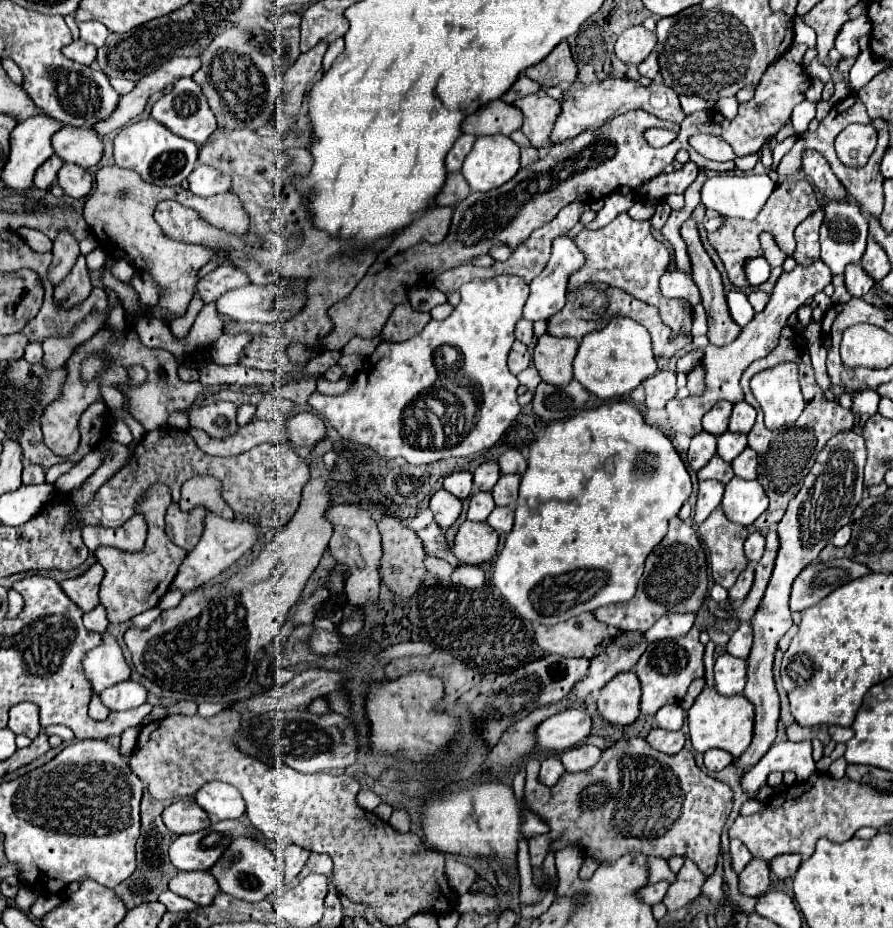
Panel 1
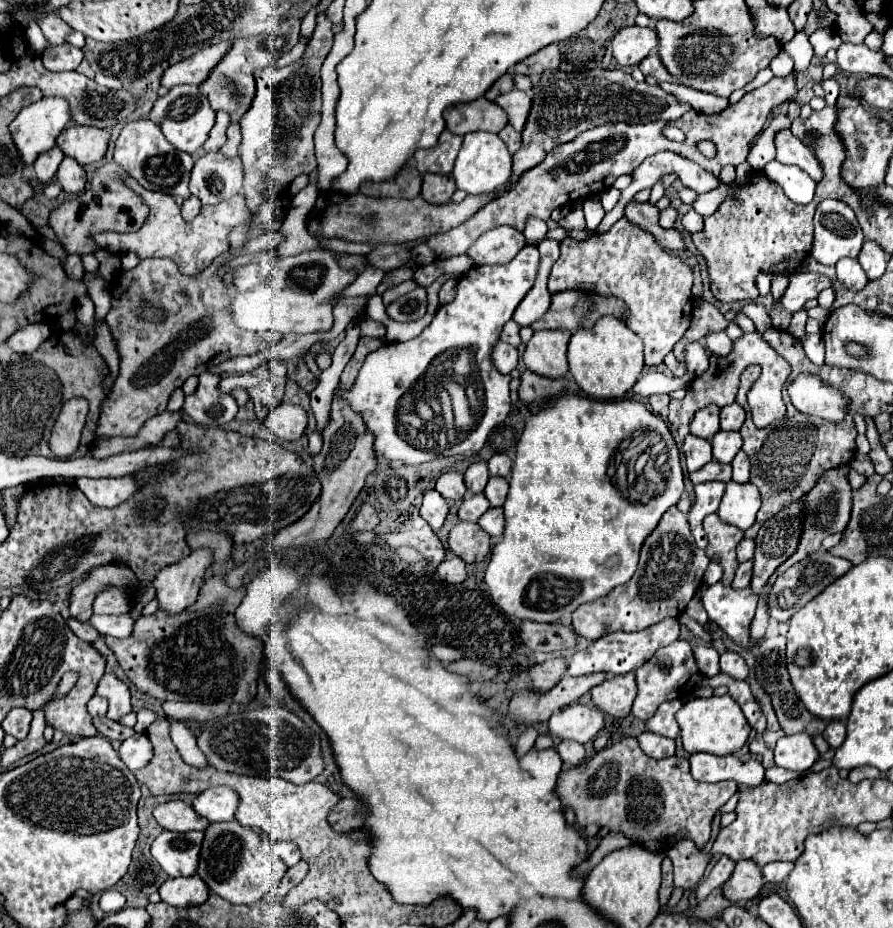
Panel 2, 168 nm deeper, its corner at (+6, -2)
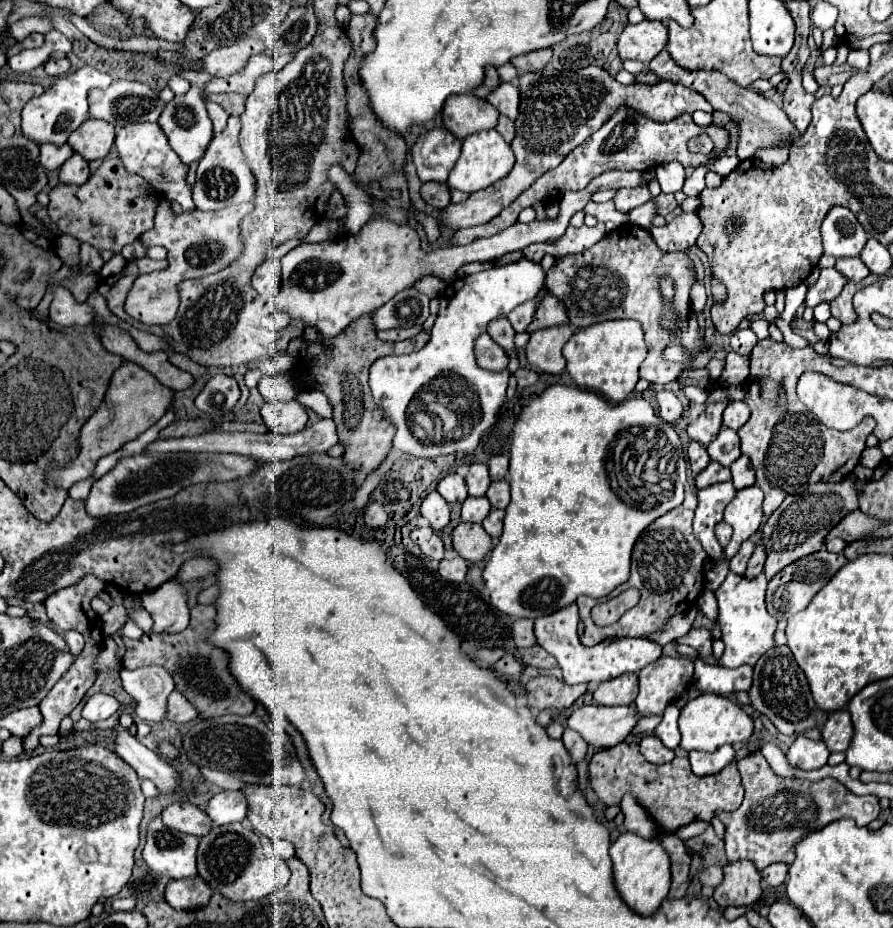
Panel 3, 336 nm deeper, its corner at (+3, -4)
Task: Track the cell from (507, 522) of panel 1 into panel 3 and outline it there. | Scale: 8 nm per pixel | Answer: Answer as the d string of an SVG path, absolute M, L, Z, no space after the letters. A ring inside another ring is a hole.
M490 510L490 514L484 518L482 526L492 538L498 538L502 534L502 520L504 520L504 510Z

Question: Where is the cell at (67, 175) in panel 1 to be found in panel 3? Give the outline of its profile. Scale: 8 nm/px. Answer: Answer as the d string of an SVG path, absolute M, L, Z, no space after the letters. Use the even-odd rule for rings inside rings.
M72 154L60 168L60 182L64 184L84 184L90 176L88 162L80 154Z

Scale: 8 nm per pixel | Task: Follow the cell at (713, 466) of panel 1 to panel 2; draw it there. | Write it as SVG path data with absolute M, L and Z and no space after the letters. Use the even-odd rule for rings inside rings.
M707 462L701 470L689 474L693 484L709 482L709 480L719 480L719 482L729 482L731 480L731 464L721 464L721 462Z

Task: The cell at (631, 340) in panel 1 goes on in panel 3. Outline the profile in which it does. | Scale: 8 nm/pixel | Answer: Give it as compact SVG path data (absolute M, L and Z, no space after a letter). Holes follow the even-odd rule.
M612 320L582 328L564 344L562 352L570 378L580 388L600 392L608 402L622 402L634 390L638 382L638 368L648 354L644 332L636 320Z

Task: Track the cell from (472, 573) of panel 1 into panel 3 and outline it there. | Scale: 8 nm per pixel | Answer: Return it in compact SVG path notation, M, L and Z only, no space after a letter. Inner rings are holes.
M456 556L456 558L452 558L452 560L446 560L446 558L444 558L444 560L440 562L440 568L438 568L438 572L440 572L440 576L442 576L444 580L456 582L456 584L464 582L466 570L468 570L468 562L466 562L464 558L460 558L460 556Z

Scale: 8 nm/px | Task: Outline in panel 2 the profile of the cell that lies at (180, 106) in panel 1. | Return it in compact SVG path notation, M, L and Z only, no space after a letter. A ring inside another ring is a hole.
M183 84L183 86L175 86L163 98L155 100L155 104L153 104L151 112L149 112L149 120L153 120L161 128L161 132L165 134L165 138L175 148L193 154L207 140L207 134L211 132L211 128L215 124L215 112L211 110L207 98L199 92L197 86Z

